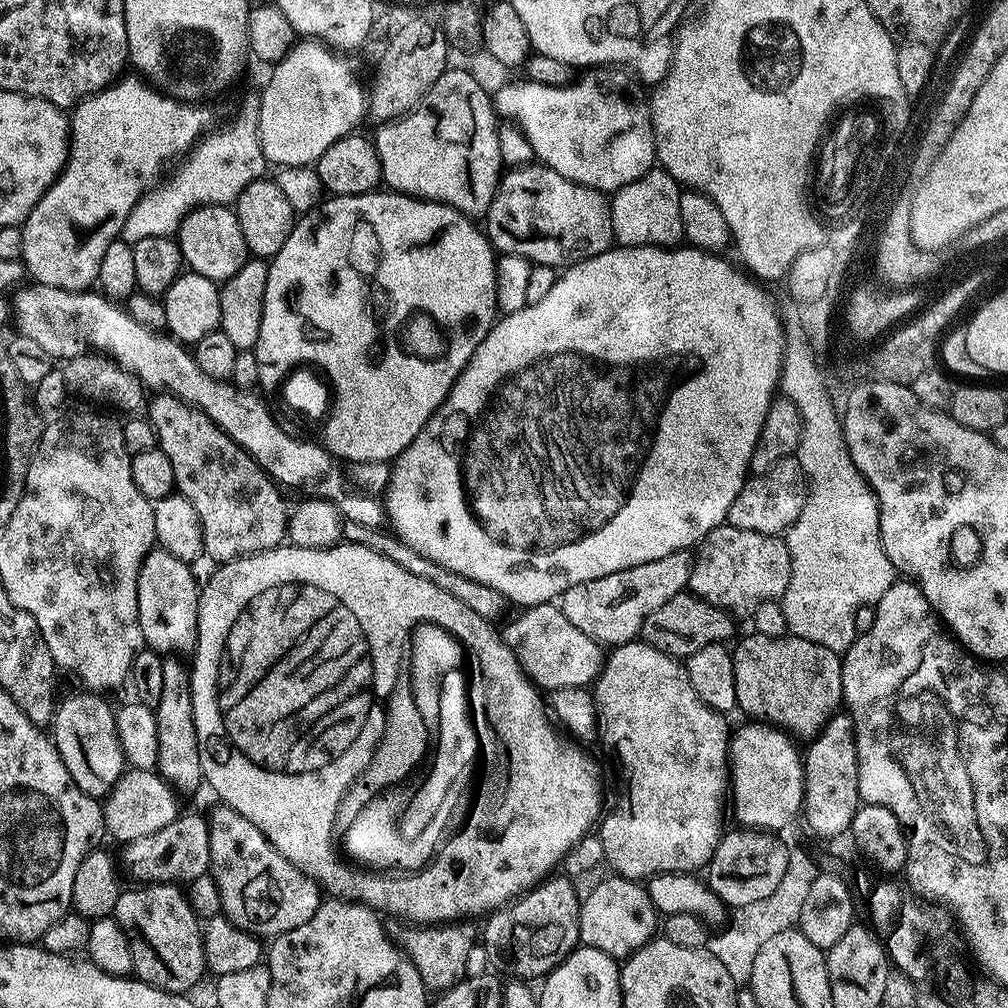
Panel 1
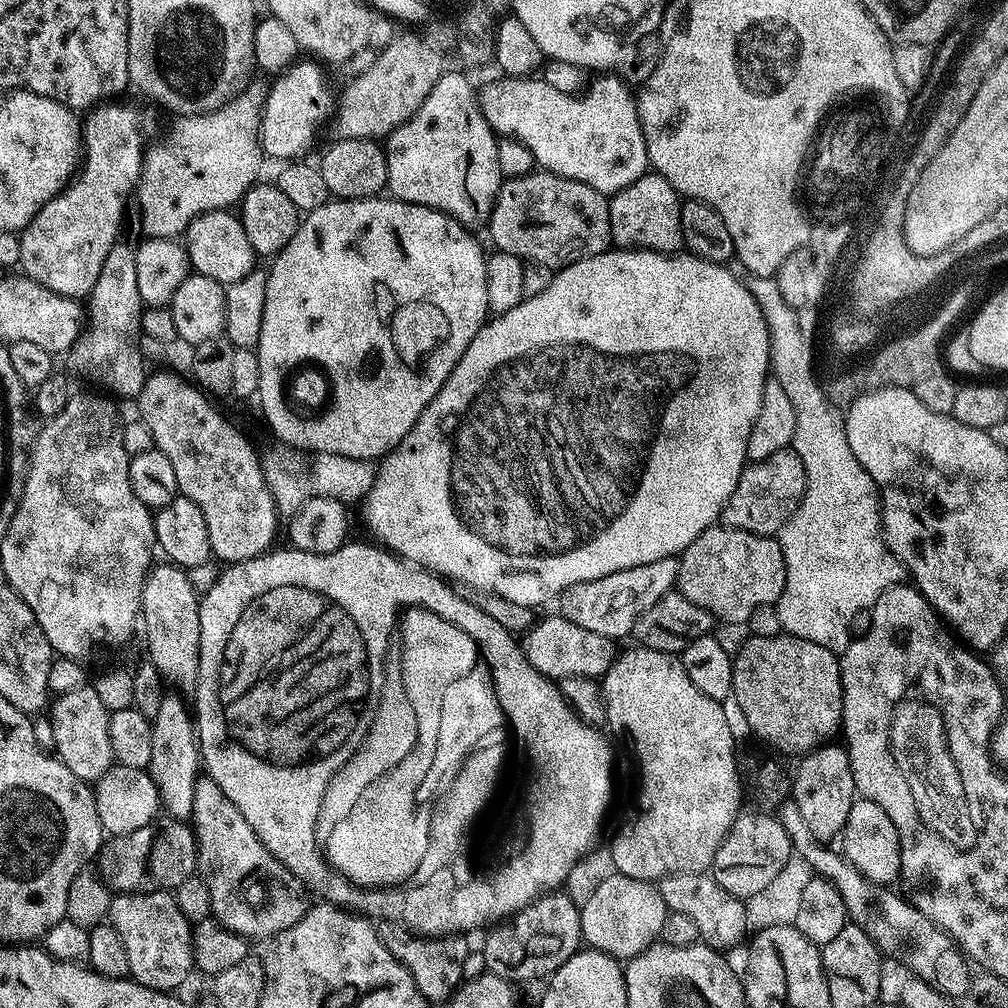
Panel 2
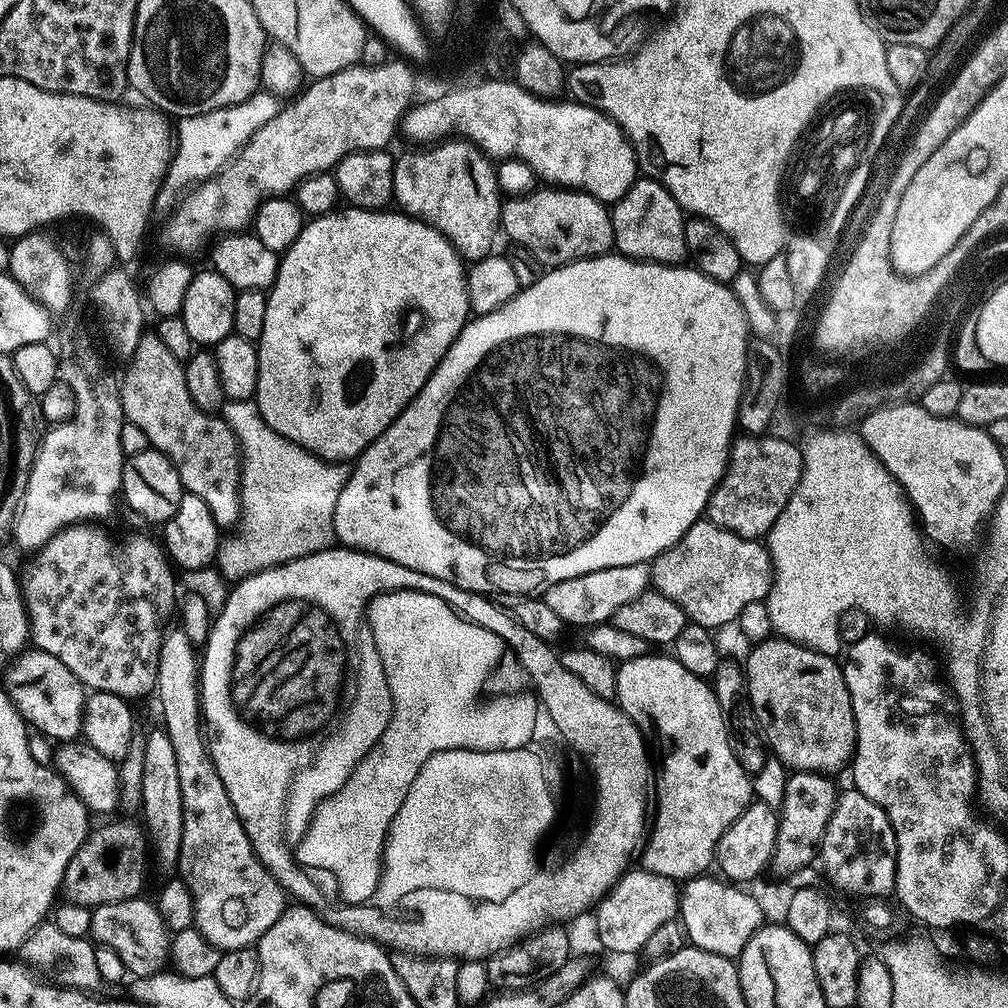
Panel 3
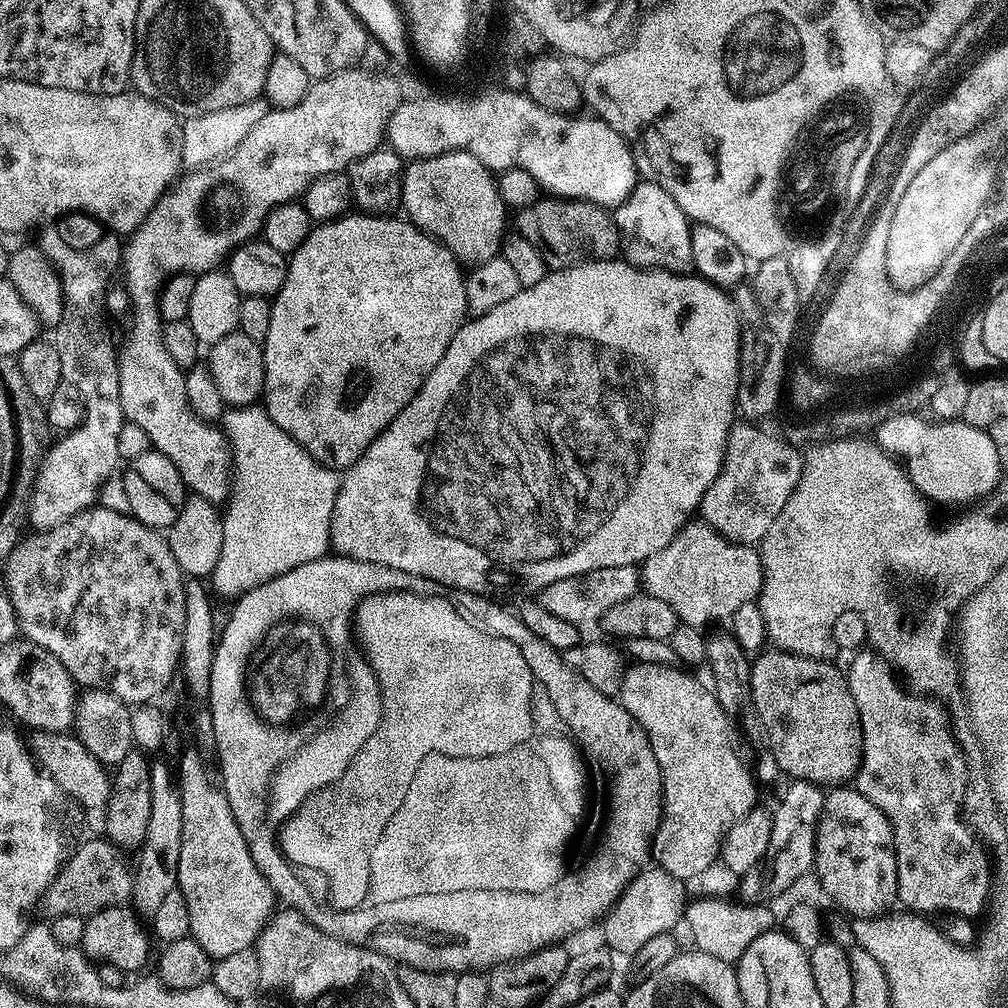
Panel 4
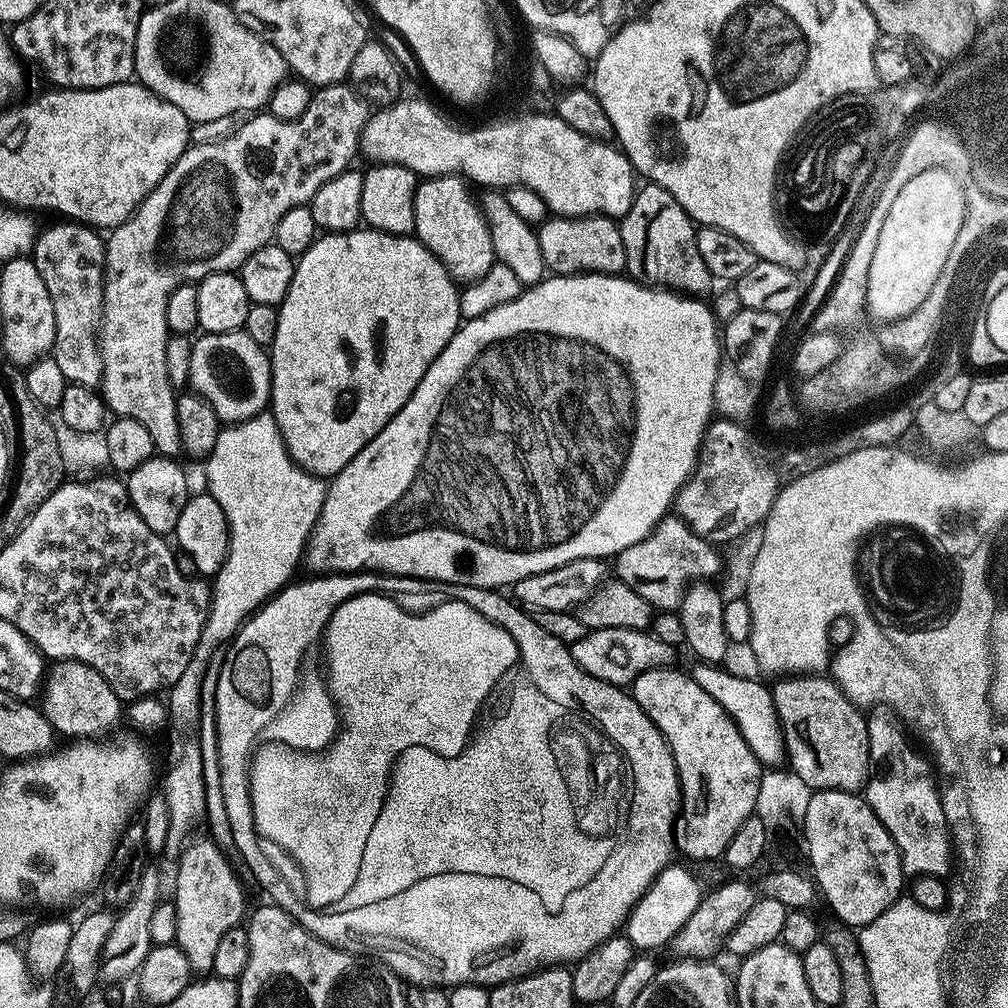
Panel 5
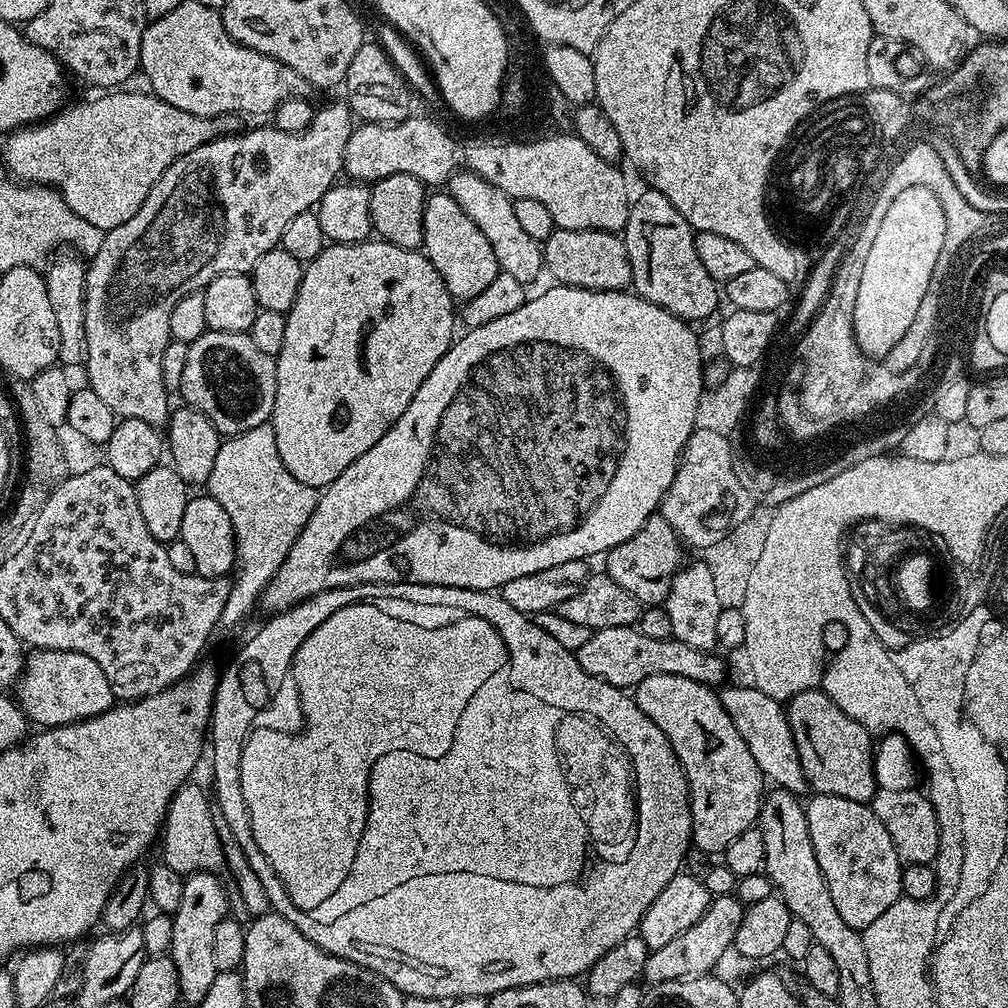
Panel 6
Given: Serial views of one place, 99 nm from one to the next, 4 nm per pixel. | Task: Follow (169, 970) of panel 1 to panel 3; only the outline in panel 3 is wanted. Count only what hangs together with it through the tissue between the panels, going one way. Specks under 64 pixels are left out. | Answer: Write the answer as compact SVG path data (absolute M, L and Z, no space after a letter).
M151 899L119 900L97 904L92 911L91 939L97 945L114 950L118 958L136 978L158 975L169 967L173 933L168 928L159 908Z

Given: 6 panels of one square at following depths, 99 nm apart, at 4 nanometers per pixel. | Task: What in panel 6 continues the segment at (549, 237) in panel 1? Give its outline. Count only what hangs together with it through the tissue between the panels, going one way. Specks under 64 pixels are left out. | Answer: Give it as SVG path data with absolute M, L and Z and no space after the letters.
M556 228L542 241L544 267L557 285L585 288L591 292L622 292L632 283L630 258L626 254L623 235L606 230L566 230Z

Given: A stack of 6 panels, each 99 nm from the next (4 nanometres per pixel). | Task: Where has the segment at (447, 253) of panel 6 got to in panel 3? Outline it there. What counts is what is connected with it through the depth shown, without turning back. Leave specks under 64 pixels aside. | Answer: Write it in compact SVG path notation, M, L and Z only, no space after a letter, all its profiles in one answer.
M448 138L431 146L416 146L413 152L404 152L394 160L395 203L407 215L432 224L446 237L465 261L475 262L493 251L496 232L501 231L500 209L502 193L496 181L493 161L467 138Z

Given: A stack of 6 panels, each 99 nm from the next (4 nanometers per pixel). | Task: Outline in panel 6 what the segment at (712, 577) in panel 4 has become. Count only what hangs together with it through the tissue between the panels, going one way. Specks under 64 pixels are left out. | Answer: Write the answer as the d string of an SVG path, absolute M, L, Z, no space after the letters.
M654 514L646 518L634 538L626 538L626 542L608 549L603 557L603 571L610 578L614 578L618 586L630 590L630 594L634 594L634 598L640 601L641 605L660 606L670 594L672 580L682 567L680 548L682 549L682 541L670 526L670 522Z

